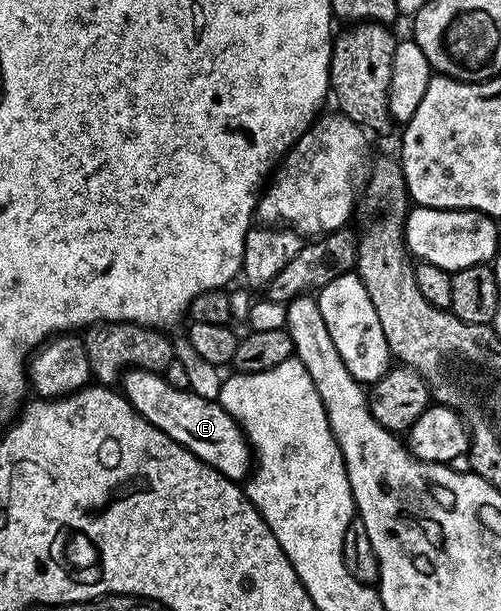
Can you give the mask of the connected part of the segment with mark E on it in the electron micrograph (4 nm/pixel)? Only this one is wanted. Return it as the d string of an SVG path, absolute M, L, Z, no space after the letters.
M136 368L128 371L124 375L123 393L127 401L139 411L148 422L155 428L159 428L171 440L175 440L183 448L187 448L199 460L206 462L211 468L215 468L223 476L234 480L241 480L250 473L251 470L251 447L248 438L245 437L239 423L225 411L221 403L212 399L204 398L193 393L192 389L180 390L172 387L160 373L151 370L138 370Z

